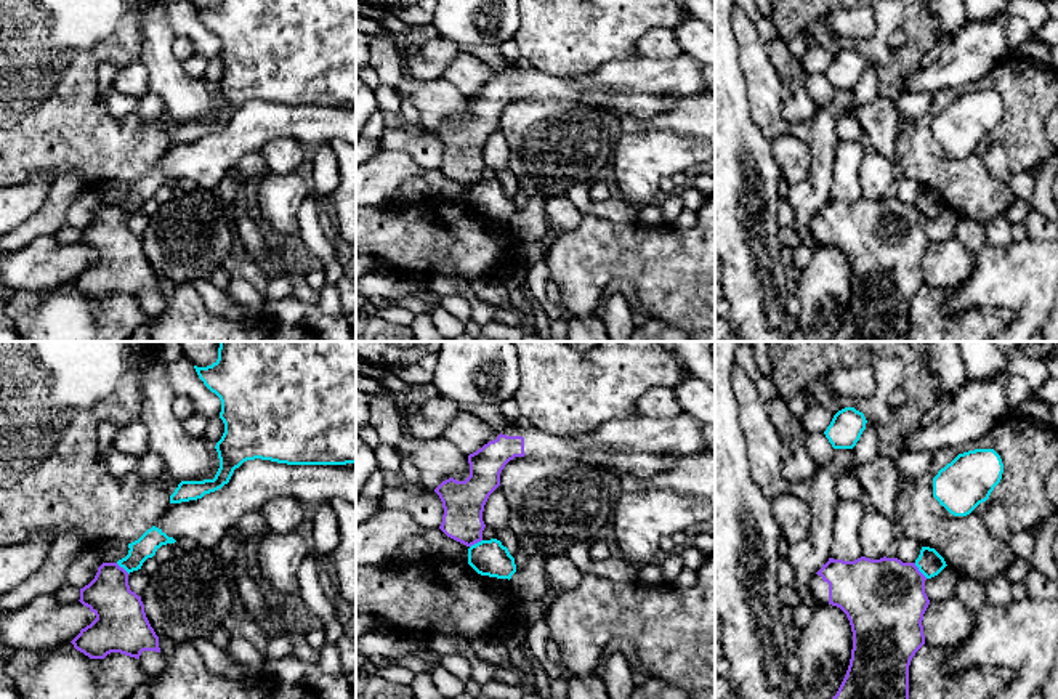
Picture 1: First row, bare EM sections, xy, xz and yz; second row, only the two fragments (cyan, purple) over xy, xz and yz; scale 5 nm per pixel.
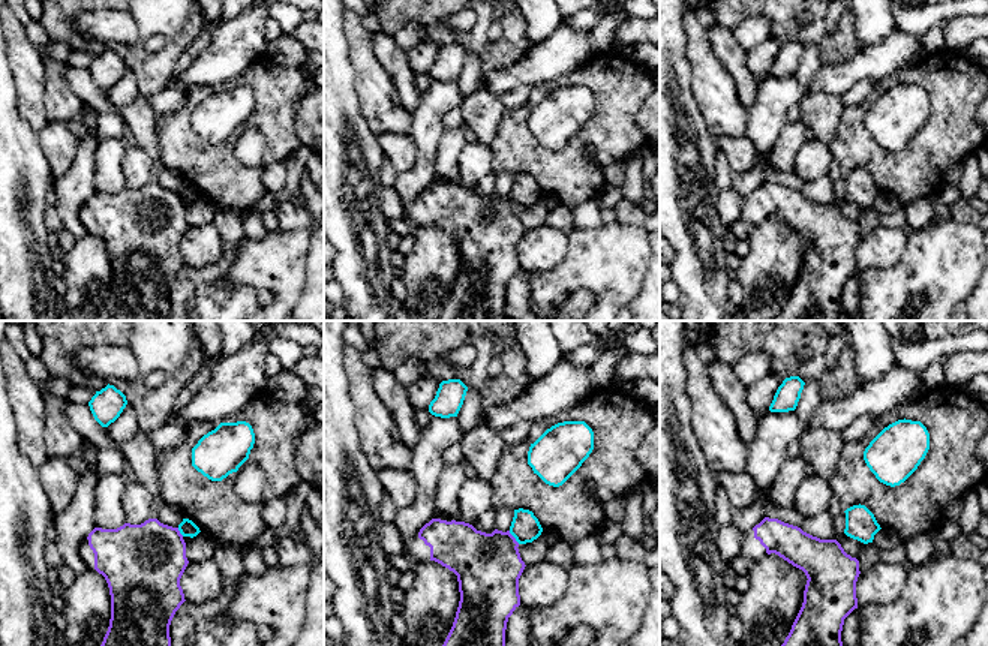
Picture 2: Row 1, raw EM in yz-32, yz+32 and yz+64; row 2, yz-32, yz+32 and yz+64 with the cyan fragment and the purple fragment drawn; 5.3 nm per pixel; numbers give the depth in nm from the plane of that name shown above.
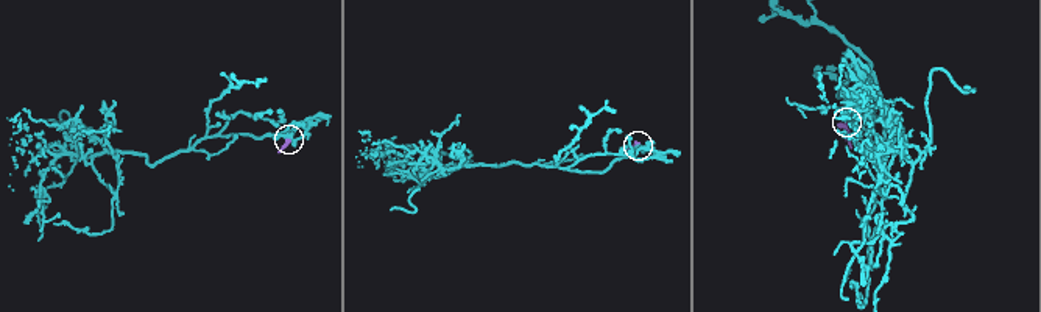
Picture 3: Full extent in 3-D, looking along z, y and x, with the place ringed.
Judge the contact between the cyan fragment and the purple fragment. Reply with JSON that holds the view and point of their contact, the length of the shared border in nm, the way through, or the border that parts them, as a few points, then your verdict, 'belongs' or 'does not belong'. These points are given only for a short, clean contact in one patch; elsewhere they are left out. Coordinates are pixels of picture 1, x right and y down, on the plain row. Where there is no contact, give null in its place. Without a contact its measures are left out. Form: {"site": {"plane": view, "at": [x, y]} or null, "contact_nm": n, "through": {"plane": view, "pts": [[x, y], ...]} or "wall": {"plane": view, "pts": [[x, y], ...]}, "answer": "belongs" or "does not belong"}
{"site": {"plane": "yz", "at": [920, 212]}, "contact_nm": 100, "wall": {"plane": "yz", "pts": [[914, 204], [927, 218]]}, "answer": "does not belong"}

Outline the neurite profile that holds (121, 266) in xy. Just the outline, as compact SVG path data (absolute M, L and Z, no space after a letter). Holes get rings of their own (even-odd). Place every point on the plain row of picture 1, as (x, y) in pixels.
M103 204L95 220L80 229L80 240L96 260L71 282L90 300L120 293L139 300L143 292L160 293L141 237L130 231L128 213L117 204Z

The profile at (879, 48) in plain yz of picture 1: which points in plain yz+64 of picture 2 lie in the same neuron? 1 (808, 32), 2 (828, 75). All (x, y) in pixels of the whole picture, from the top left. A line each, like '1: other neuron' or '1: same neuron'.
1: same neuron
2: other neuron

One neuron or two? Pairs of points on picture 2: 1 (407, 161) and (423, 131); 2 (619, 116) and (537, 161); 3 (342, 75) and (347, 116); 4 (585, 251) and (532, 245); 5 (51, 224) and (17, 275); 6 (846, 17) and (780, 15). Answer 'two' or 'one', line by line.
1: two
2: one
3: one
4: two
5: two
6: one

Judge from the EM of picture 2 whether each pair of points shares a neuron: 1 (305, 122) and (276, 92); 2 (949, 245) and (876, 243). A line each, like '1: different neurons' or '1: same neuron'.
1: different neurons
2: different neurons

